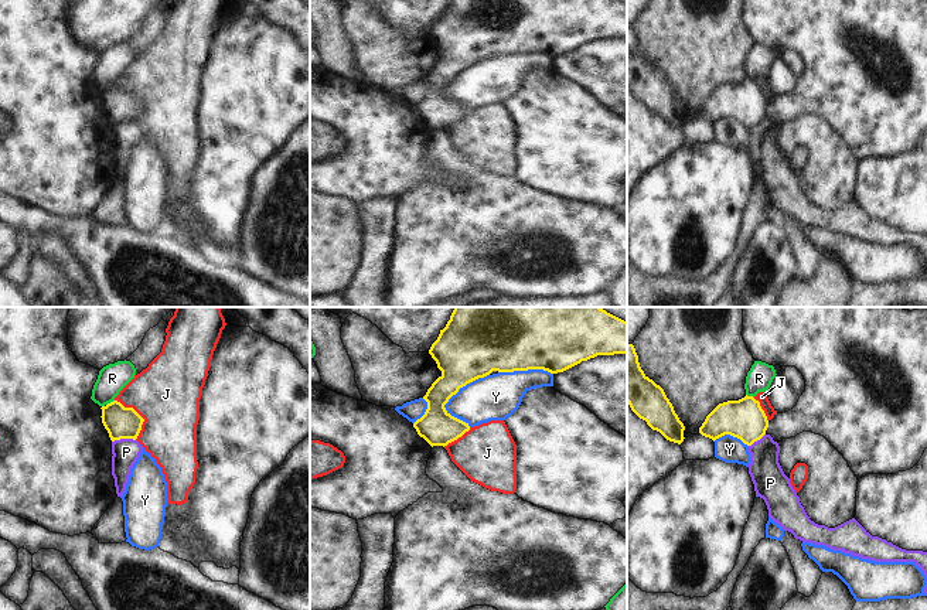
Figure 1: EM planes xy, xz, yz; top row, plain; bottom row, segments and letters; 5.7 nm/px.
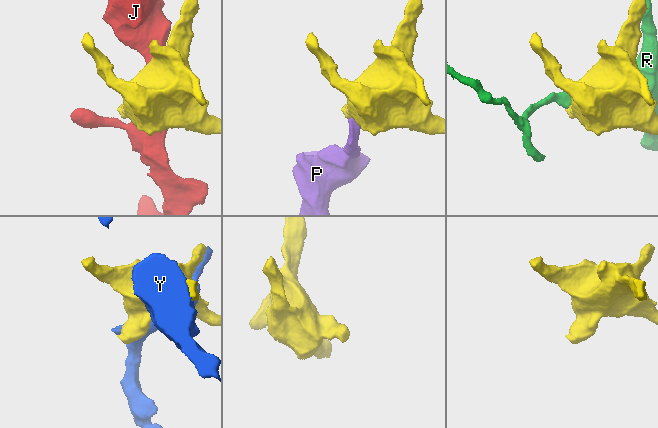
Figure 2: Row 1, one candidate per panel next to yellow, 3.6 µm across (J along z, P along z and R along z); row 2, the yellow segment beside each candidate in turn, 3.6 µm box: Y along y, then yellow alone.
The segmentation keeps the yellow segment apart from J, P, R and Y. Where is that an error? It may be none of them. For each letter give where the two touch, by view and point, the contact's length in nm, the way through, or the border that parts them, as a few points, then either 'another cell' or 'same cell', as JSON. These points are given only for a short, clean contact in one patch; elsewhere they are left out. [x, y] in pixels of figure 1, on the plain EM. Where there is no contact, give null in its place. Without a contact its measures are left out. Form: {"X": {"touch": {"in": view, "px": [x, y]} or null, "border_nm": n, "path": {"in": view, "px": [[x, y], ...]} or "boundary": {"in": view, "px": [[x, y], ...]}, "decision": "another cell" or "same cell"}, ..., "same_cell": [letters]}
{"J": {"touch": {"in": "xy", "px": [139, 98]}, "border_nm": 260, "boundary": {"in": "xy", "px": [[115, 82], [125, 89], [130, 89], [143, 102], [136, 122]]}, "decision": "another cell"}, "P": {"touch": {"in": "xy", "px": [123, 121]}, "border_nm": 140, "boundary": {"in": "xy", "px": [[135, 122], [115, 122], [112, 125]]}, "decision": "another cell"}, "R": {"touch": {"in": "xy", "px": [111, 85]}, "border_nm": 60, "boundary": {"in": "xy", "px": [[113, 82], [106, 88]]}, "decision": "another cell"}, "Y": {"touch": {"in": "xz", "px": [452, 78]}, "border_nm": 340, "decision": "another cell"}, "same_cell": []}

